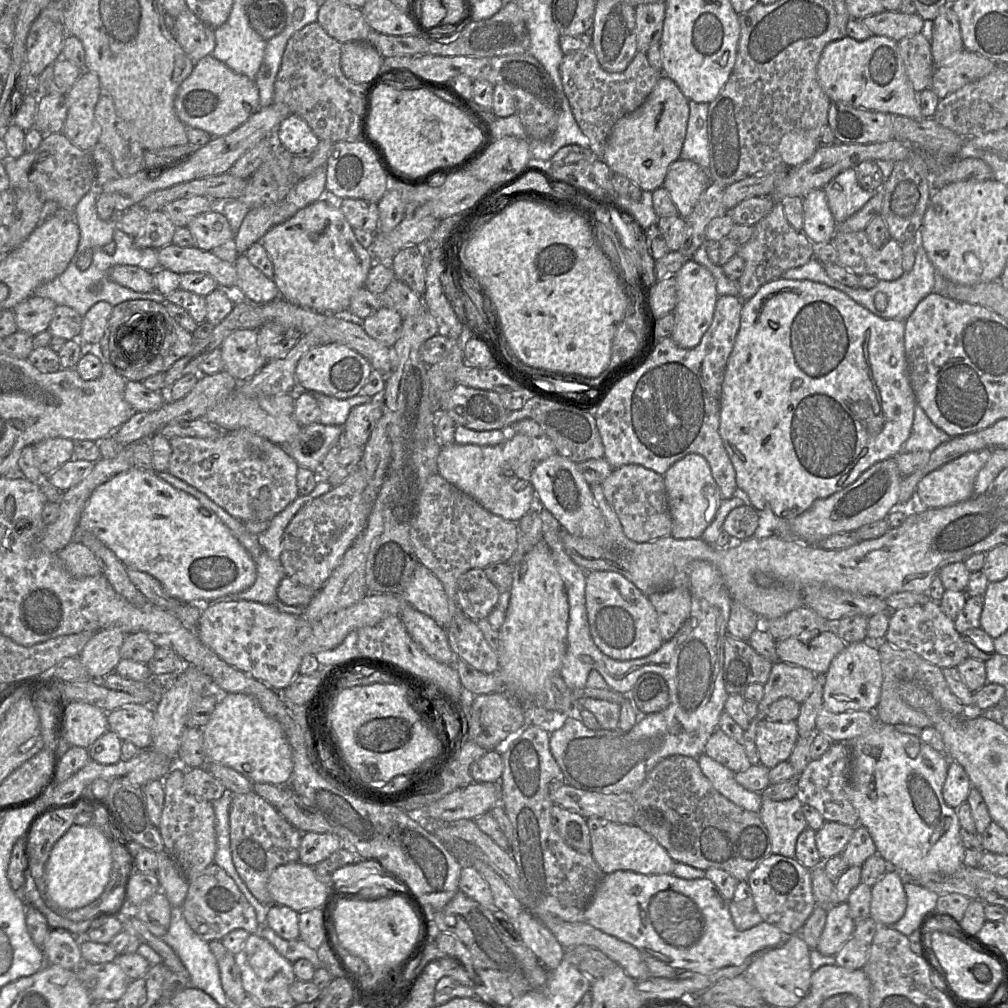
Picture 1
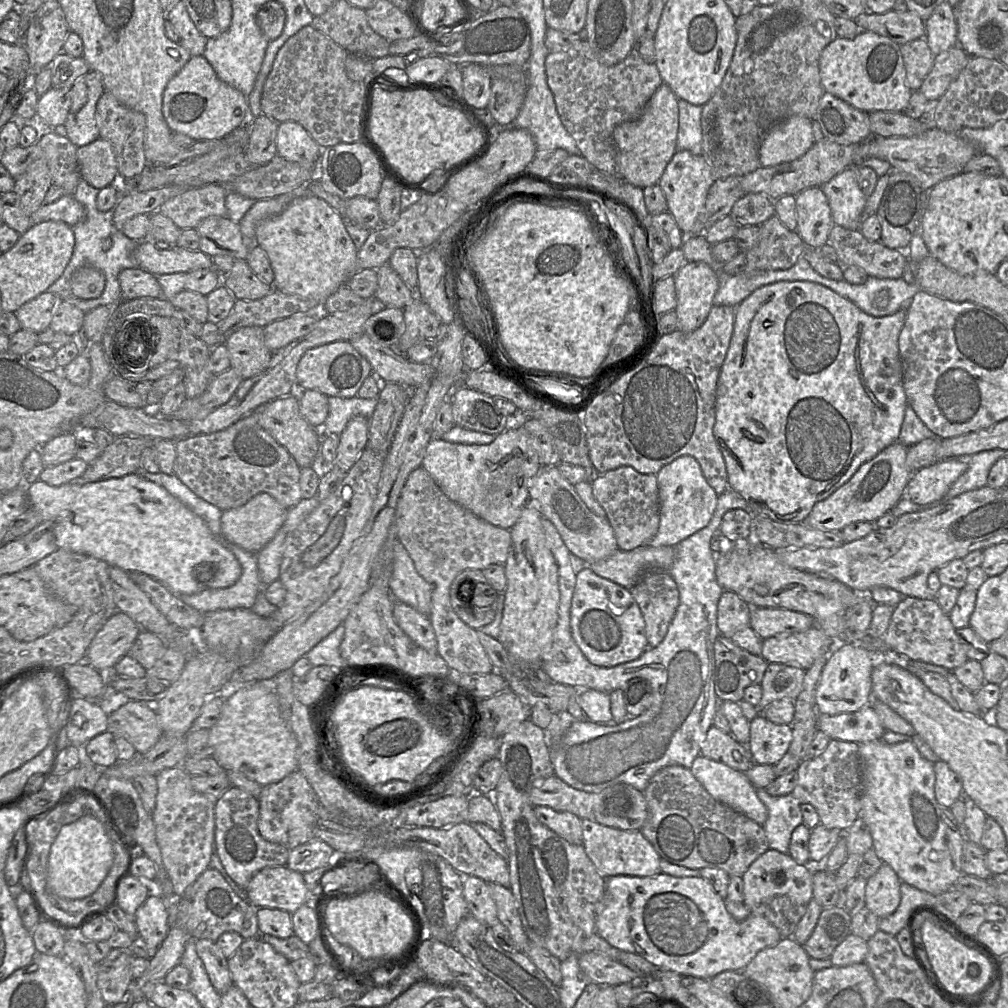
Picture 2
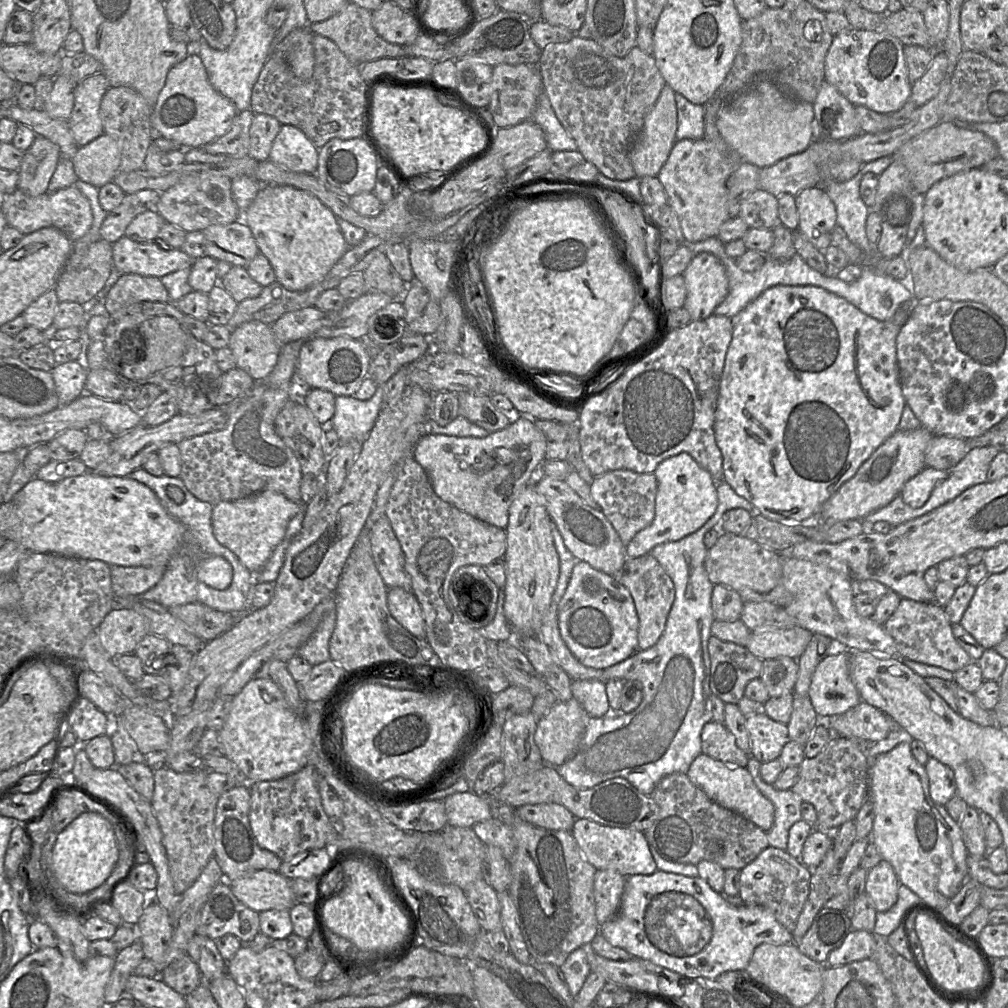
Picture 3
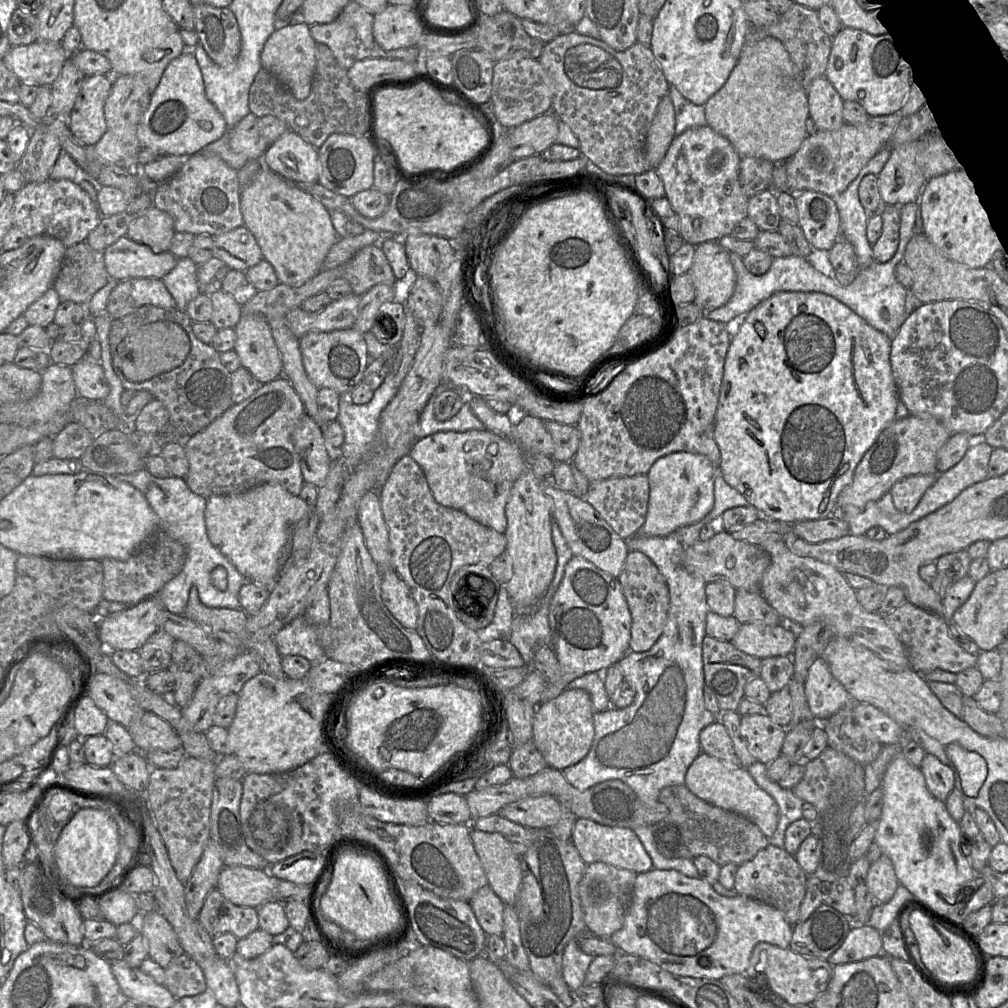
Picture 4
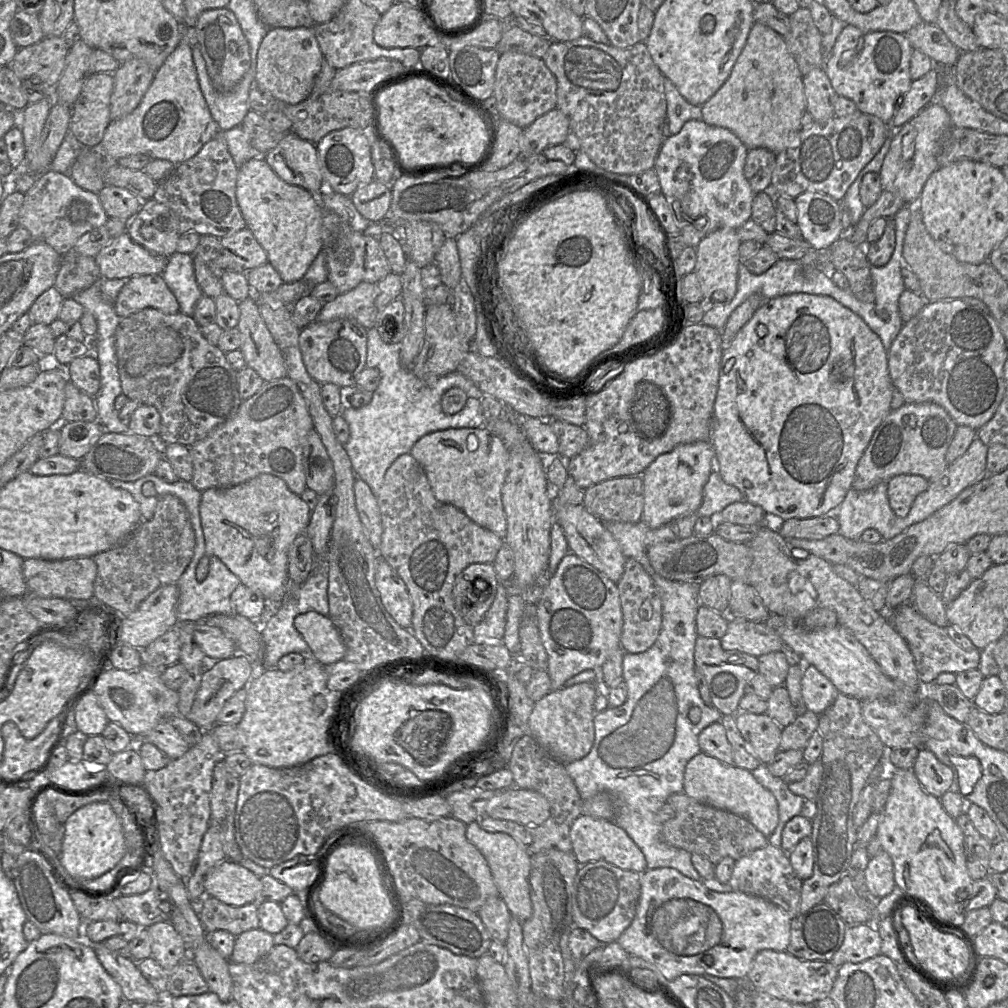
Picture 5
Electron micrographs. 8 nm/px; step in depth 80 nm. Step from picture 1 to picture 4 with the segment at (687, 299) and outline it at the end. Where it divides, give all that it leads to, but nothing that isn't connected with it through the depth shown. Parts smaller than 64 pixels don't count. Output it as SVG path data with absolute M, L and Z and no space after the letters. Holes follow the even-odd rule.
M707 241L695 247L692 265L687 273L691 276L695 288L693 303L701 309L702 315L725 305L734 293L736 274L729 252L719 241Z

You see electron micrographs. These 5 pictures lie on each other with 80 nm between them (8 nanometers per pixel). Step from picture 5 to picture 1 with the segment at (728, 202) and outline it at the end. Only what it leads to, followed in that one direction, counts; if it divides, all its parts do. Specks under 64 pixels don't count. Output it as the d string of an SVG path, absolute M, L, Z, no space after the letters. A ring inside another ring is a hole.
M679 158L669 166L662 186L668 191L678 215L686 218L709 183L706 170L691 160Z

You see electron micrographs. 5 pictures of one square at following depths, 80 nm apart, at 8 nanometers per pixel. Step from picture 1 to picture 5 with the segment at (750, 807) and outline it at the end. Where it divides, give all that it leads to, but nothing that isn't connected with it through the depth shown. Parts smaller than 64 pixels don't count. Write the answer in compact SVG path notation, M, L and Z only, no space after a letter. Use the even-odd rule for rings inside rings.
M700 752L686 765L683 780L683 792L698 802L722 809L750 821L767 838L774 832L778 824L778 805L774 795L759 784L750 771L734 764L724 764L721 761Z

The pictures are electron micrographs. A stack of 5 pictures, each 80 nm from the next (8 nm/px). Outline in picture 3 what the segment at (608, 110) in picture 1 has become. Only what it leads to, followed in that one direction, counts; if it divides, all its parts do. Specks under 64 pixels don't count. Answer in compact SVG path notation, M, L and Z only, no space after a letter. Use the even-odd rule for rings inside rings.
M575 35L568 42L543 48L538 68L543 91L585 160L609 179L625 181L635 178L630 148L666 85L653 56L634 46L626 56L615 57L594 40Z

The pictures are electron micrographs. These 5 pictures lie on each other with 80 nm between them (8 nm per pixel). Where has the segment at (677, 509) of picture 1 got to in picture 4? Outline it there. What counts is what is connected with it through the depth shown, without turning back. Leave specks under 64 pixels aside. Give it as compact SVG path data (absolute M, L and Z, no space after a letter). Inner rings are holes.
M673 452L656 460L647 473L650 494L646 520L636 535L666 536L702 520L713 508L716 474L716 466L700 454Z

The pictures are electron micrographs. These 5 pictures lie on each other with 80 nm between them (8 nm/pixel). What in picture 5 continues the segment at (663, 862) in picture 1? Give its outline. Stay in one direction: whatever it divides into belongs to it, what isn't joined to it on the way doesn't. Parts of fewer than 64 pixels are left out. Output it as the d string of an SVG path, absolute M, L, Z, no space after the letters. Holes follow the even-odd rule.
M581 814L570 827L573 854L579 865L604 860L621 869L643 873L647 867L646 859L628 833L614 821Z

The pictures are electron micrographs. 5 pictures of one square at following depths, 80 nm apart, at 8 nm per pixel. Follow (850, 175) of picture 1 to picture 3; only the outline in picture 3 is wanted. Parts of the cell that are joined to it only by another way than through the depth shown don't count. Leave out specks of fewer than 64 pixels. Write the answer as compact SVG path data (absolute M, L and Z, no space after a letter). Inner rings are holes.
M857 173L848 181L825 180L820 186L828 194L836 209L836 224L846 233L849 240L867 255L875 255L875 244L866 236L866 220L871 209L860 196L863 176Z

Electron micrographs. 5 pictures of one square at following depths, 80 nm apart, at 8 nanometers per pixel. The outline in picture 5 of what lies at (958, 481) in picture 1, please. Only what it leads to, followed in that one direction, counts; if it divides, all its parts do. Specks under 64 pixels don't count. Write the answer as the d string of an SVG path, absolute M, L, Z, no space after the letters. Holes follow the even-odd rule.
M901 474L887 481L887 495L891 509L898 517L905 517L915 498L925 491L930 482L920 475Z

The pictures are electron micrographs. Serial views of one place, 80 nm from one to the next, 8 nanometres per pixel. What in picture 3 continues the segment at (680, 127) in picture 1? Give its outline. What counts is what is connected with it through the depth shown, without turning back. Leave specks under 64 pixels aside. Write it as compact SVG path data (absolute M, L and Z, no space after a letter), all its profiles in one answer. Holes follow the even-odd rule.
M665 85L655 105L647 114L643 127L635 137L630 148L630 161L637 178L658 175L676 142L676 131L677 106L675 92L668 85Z

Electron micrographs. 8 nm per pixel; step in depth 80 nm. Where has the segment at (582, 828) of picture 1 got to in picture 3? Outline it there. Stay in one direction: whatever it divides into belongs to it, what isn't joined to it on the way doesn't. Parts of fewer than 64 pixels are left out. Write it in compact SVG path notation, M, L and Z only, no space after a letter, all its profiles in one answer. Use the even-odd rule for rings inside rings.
M552 802L521 805L516 808L516 812L520 818L533 825L569 832L576 819L566 807Z

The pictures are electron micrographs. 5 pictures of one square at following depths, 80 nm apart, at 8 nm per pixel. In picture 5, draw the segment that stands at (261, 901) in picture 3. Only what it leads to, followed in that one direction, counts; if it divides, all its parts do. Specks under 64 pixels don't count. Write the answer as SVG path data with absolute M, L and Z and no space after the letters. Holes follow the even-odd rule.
M225 859L209 870L204 887L206 896L231 906L243 906L260 901L262 883L250 870Z

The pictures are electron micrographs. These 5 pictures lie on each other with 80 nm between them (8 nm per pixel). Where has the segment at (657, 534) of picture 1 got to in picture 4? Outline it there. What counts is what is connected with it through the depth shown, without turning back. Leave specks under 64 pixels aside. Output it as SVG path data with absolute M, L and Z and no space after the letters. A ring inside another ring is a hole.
M634 475L590 482L585 500L622 539L627 541L637 534L646 520L649 494L647 475Z

